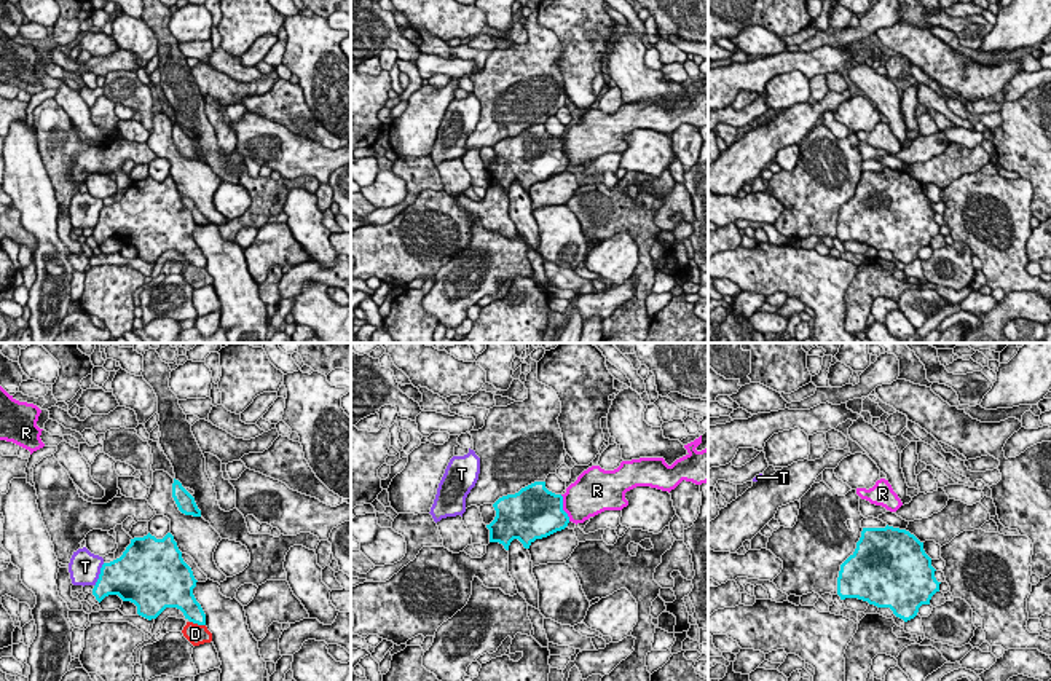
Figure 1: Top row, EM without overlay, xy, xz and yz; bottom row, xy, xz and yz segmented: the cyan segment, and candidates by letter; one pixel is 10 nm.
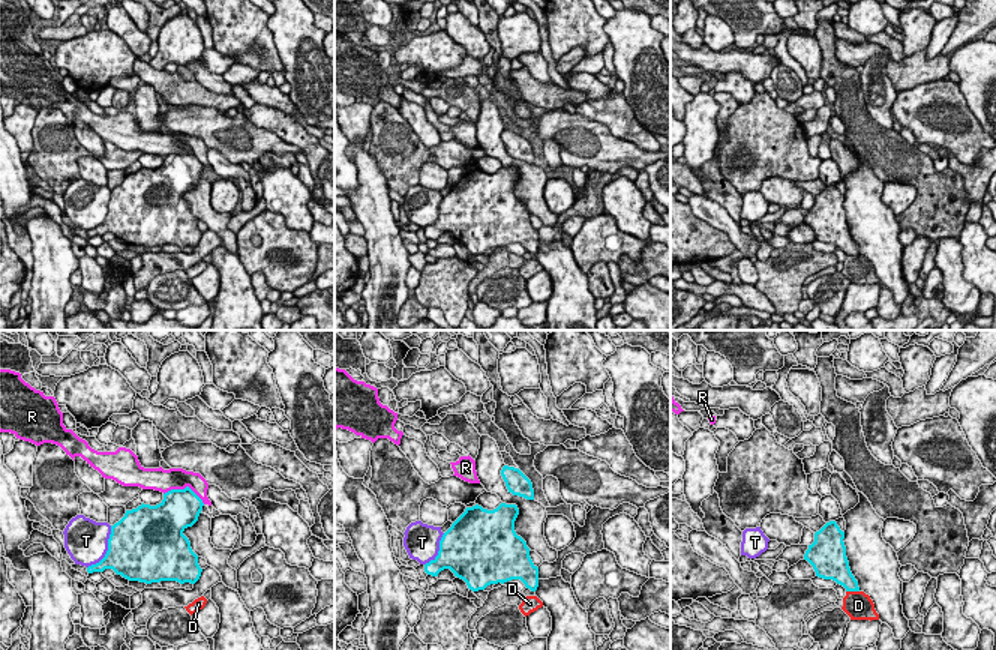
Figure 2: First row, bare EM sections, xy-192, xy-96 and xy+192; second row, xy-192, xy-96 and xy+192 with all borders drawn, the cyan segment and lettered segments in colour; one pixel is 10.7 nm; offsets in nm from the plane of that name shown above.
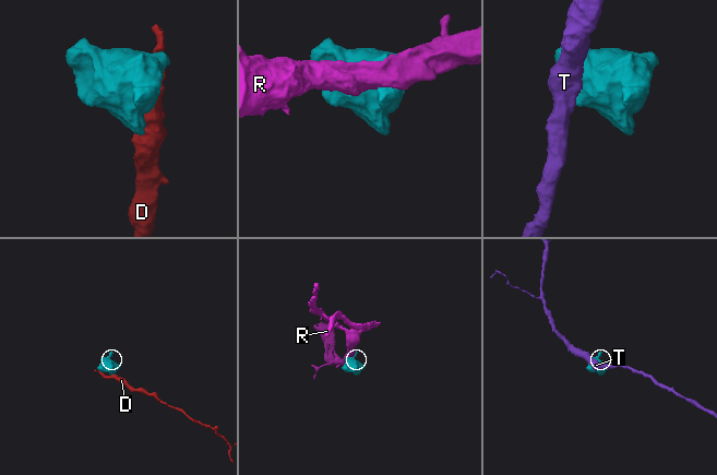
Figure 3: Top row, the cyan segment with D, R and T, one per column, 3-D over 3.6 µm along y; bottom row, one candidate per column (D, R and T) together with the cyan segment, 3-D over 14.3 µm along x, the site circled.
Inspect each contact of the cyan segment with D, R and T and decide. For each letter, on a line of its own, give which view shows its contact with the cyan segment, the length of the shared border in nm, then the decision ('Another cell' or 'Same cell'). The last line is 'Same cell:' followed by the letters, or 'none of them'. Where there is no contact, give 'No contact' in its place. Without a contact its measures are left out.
D: Touches cyan in xy. Shared border 170 nm. Another cell
R: Touches cyan in xz. Shared border 280 nm. Another cell
T: Touches cyan in xy. Shared border 260 nm. Another cell
Same cell: none of them

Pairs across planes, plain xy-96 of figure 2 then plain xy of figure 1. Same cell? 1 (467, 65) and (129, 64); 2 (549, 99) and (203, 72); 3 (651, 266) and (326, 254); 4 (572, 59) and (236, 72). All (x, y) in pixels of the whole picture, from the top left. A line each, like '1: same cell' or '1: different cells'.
1: same cell
2: same cell
3: different cells
4: different cells

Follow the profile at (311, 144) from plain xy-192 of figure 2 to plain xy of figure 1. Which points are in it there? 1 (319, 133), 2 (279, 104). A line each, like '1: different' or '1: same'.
1: same
2: same

